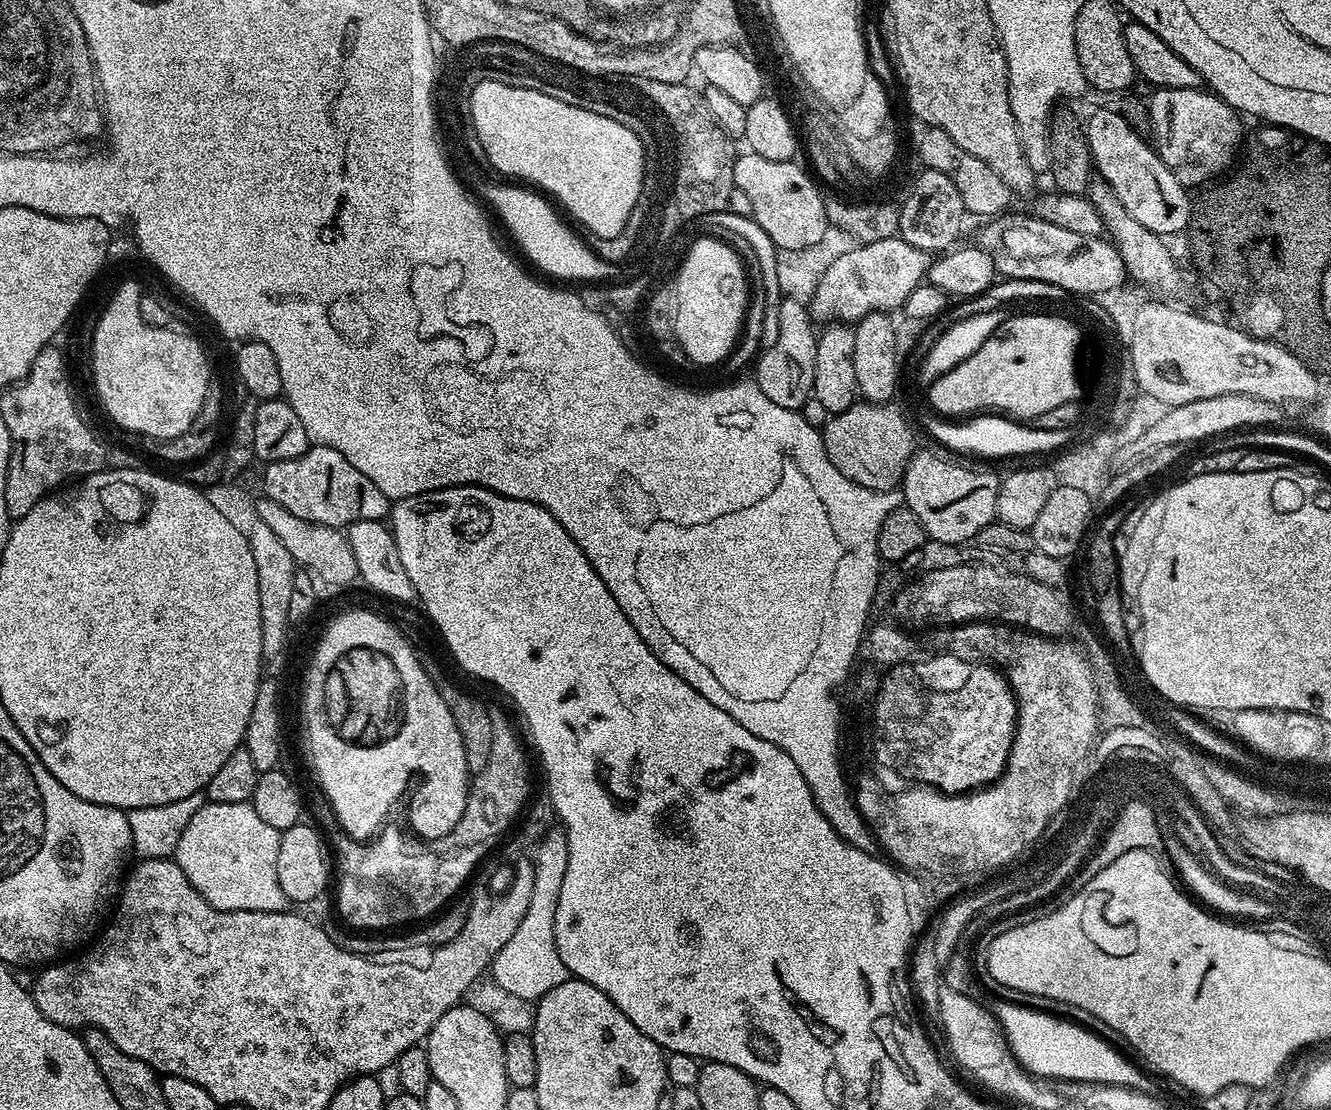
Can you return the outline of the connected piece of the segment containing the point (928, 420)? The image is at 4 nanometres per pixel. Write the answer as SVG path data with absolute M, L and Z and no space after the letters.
M933 413L930 414L923 418L922 424L934 439L954 450L970 452L990 460L1006 456L1024 456L1030 453L1048 454L1051 453L1050 450L1064 445L1072 437L1069 430L1050 431L1038 429L1030 424L1026 427L1022 425L1025 423L1002 414L978 414L961 422L949 422Z

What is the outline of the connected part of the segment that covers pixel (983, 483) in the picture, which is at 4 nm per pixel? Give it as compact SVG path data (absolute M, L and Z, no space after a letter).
M917 451L904 471L903 503L922 522L929 540L967 545L987 524L996 520L996 503L1001 477L995 471L979 472L951 464L932 452Z

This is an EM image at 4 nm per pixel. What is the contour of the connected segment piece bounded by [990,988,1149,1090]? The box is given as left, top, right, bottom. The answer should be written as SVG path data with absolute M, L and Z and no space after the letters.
M1004 988L1004 997L996 996L990 1011L1004 1030L1016 1057L1029 1073L1058 1080L1083 1080L1097 1085L1144 1090L1148 1087L1147 1071L1139 1072L1113 1041L1102 1038L1100 1028L1081 1026L1070 1012L1058 1012L1046 1006L1033 1006L1030 994Z

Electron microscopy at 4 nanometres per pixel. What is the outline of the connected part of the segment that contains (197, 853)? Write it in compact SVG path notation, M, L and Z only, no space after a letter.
M205 803L203 808L198 810L198 814L194 814L194 818L190 818L190 826L186 826L186 830L182 834L182 842L178 842L176 847L175 862L184 872L186 878L194 886L194 890L198 890L198 894L202 894L202 898L206 898L206 902L210 902L210 906L214 906L223 912L237 912L238 910L250 910L251 912L287 912L290 908L290 902L286 898L286 894L282 894L282 890L278 886L278 846L280 845L281 829L269 826L267 822L262 822L262 818L258 818L258 810L254 810L251 803L246 804L213 804Z

